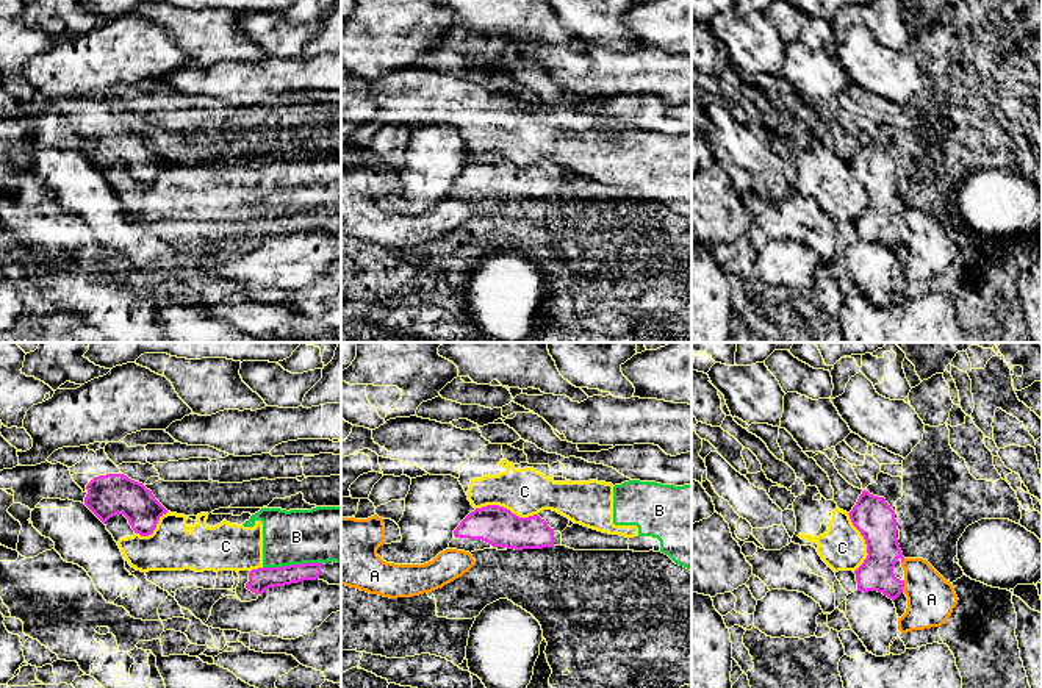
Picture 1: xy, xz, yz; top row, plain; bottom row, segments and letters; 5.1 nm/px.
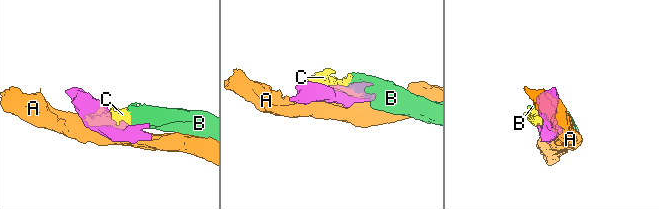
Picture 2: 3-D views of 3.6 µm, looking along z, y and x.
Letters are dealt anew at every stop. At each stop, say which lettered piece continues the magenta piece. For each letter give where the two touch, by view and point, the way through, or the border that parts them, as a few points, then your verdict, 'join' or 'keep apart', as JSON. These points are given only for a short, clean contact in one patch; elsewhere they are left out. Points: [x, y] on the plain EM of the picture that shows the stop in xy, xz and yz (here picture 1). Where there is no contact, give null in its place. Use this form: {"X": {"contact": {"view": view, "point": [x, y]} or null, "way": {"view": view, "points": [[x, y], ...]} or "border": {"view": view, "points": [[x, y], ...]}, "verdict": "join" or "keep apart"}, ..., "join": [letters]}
{"A": {"contact": {"view": "yz", "point": [903, 236]}, "verdict": "keep apart"}, "B": {"contact": {"view": "xy", "point": [291, 214]}, "border": {"view": "xy", "points": [[319, 211], [263, 218]]}, "verdict": "keep apart"}, "C": {"contact": {"view": "xz", "point": [506, 158]}, "verdict": "keep apart"}, "join": []}

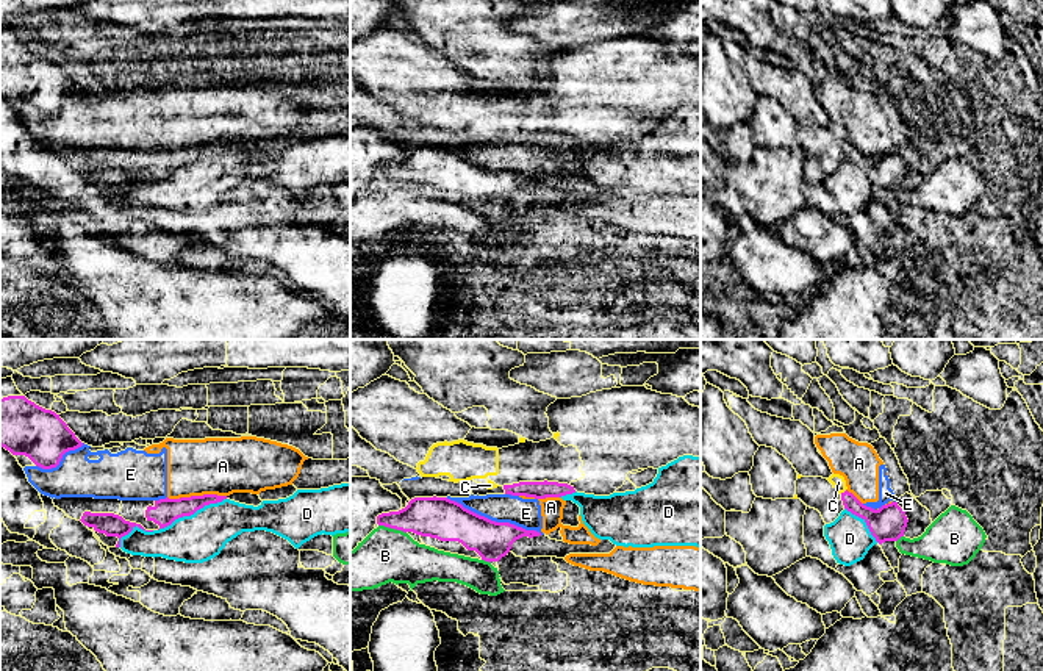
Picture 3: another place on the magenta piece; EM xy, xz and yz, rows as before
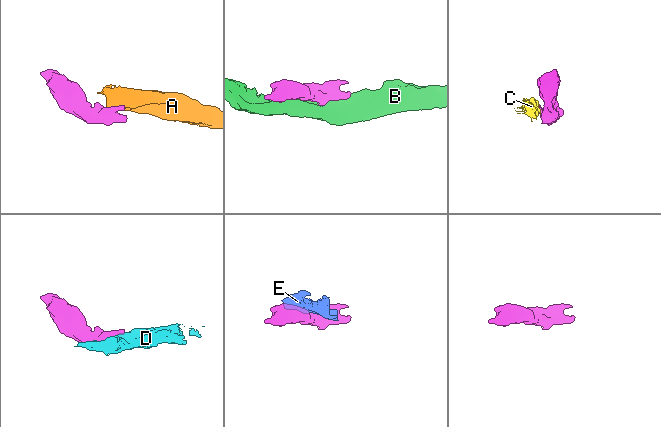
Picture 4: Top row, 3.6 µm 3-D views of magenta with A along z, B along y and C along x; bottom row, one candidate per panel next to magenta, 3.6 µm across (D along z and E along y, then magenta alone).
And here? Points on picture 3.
{"A": {"contact": {"view": "xy", "point": [196, 146]}, "border": {"view": "xy", "points": [[225, 144], [168, 147]]}, "verdict": "keep apart"}, "B": {"contact": {"view": "xz", "point": [393, 177]}, "verdict": "keep apart"}, "C": {"contact": {"view": "yz", "point": [845, 141]}, "border": {"view": "yz", "points": [[846, 138], [840, 143]]}, "verdict": "keep apart"}, "D": {"contact": {"view": "xy", "point": [191, 163]}, "verdict": "keep apart"}, "E": {"contact": {"view": "xz", "point": [494, 171]}, "verdict": "keep apart"}, "join": []}

